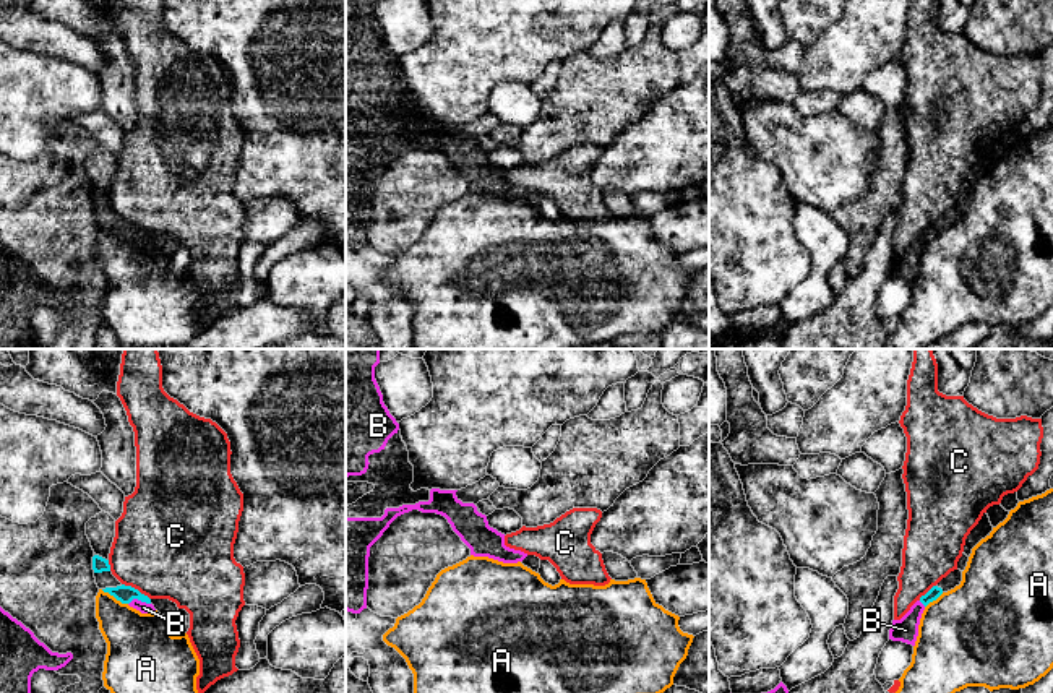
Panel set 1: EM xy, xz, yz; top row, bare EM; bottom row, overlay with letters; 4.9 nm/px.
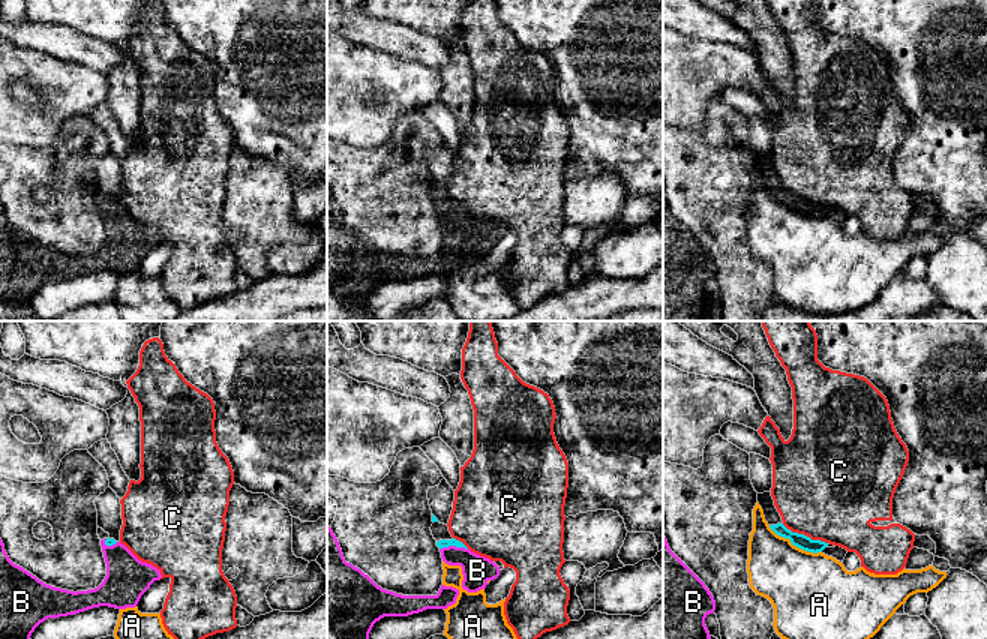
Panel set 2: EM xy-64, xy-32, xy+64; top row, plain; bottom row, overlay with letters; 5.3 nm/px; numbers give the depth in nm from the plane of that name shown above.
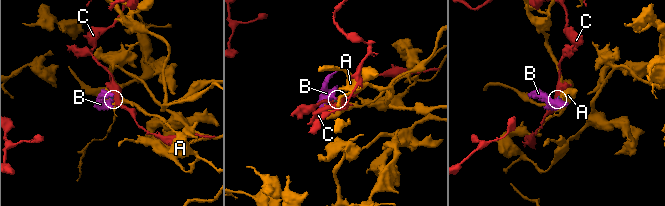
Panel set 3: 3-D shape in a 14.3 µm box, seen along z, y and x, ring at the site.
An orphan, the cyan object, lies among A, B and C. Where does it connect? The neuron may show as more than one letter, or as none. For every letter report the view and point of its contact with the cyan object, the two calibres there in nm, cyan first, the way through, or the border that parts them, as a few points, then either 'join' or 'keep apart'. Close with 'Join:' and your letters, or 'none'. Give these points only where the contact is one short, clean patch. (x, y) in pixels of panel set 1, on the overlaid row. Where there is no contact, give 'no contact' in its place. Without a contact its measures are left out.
A: meets cyan in xy at (114, 596); 90 nm thick on the cyan side, 280 nm on the other; border along xy (101, 589), (127, 604); keep apart
B: meets cyan in xy at (138, 599); 90 nm thick on the cyan side, 60 nm on the other; runs through xy (125, 594), (138, 599), (143, 607); join
C: meets cyan in xy at (137, 589); 90 nm thick on the cyan side, 500 nm on the other; border along xy (122, 583), (137, 588), (150, 599); keep apart
Join: B

